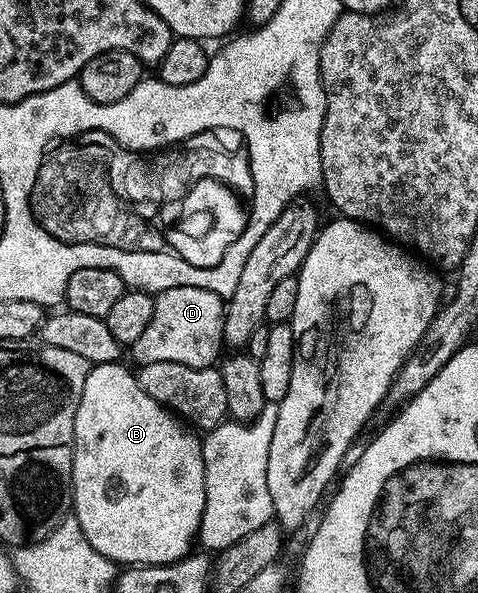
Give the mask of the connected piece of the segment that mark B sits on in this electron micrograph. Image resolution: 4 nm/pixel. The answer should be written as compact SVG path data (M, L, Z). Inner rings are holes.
M111 363L109 365L94 365L90 370L88 379L84 383L84 395L80 399L80 407L76 411L76 423L74 424L74 484L72 486L72 513L81 518L83 527L83 533L88 539L88 543L92 547L96 548L102 556L106 556L108 560L112 560L115 563L121 563L126 567L133 567L135 565L171 565L174 561L178 560L179 557L187 556L188 550L186 549L190 545L190 540L195 540L198 528L202 522L202 507L204 504L204 486L202 483L202 447L201 444L196 443L190 437L186 437L186 433L182 429L178 429L179 422L172 419L169 412L164 411L163 406L155 405L154 400L144 395L144 391L138 387L137 376L130 374L130 377L126 373L122 373L121 364Z

